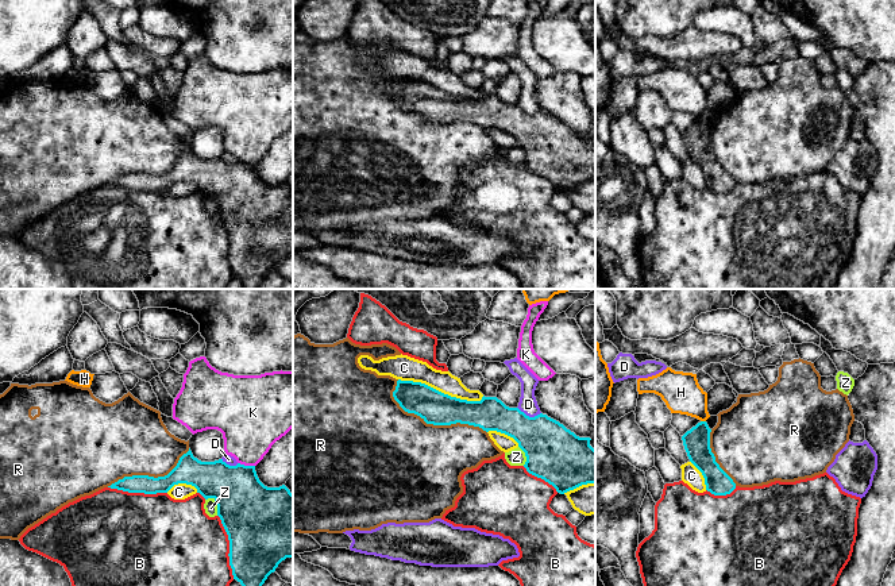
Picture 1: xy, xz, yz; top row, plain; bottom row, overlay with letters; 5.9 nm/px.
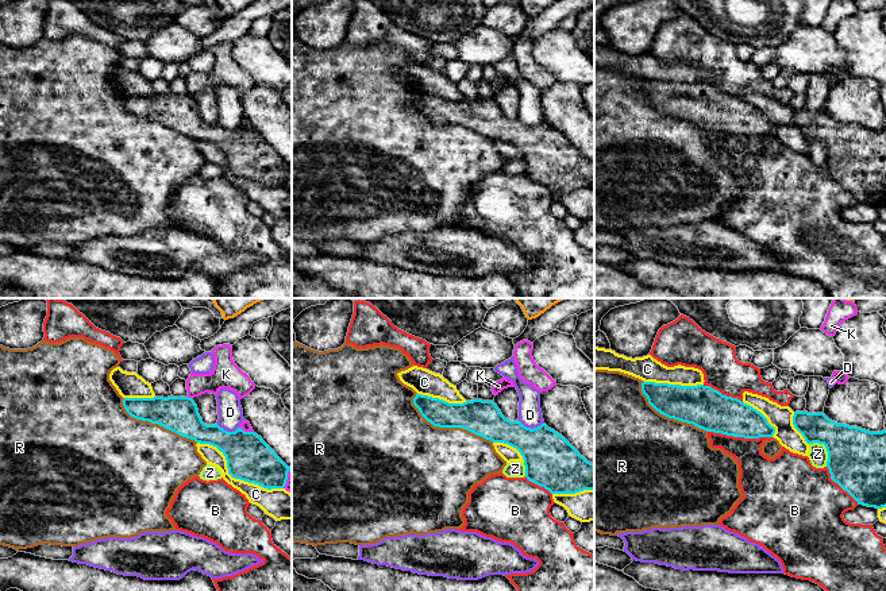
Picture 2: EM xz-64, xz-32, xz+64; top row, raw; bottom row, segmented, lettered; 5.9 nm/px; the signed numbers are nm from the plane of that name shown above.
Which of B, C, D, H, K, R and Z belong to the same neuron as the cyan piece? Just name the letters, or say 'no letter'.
no letter

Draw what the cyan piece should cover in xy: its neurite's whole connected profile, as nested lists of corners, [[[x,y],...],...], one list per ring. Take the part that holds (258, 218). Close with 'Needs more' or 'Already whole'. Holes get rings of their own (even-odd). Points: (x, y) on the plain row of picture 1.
[[[189,146],[165,174],[124,174],[108,185],[128,190],[157,192],[167,190],[178,181],[192,182],[205,197],[216,198],[217,213],[229,238],[228,254],[232,273],[244,289],[258,289],[282,258],[293,255],[293,192],[285,182],[265,184],[256,173],[255,163],[240,161],[229,163],[223,157],[201,159]]]. Already whole

